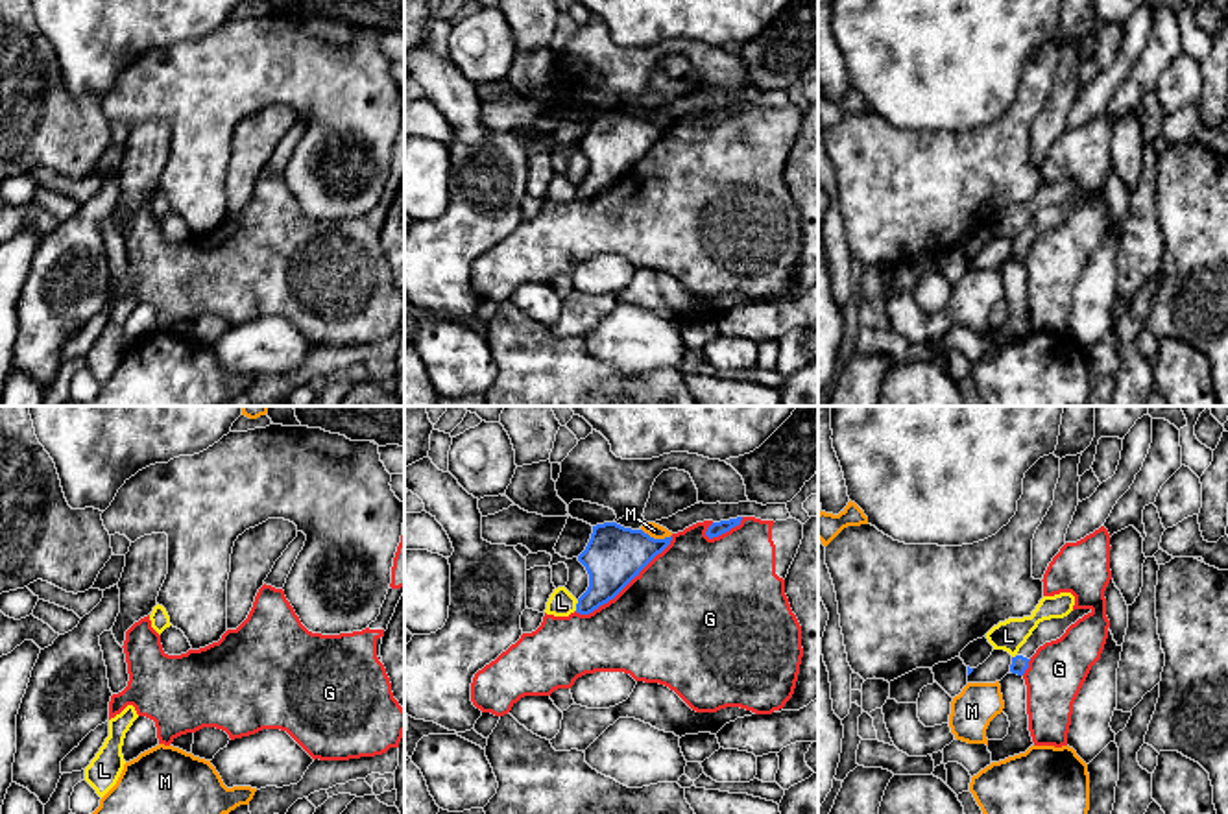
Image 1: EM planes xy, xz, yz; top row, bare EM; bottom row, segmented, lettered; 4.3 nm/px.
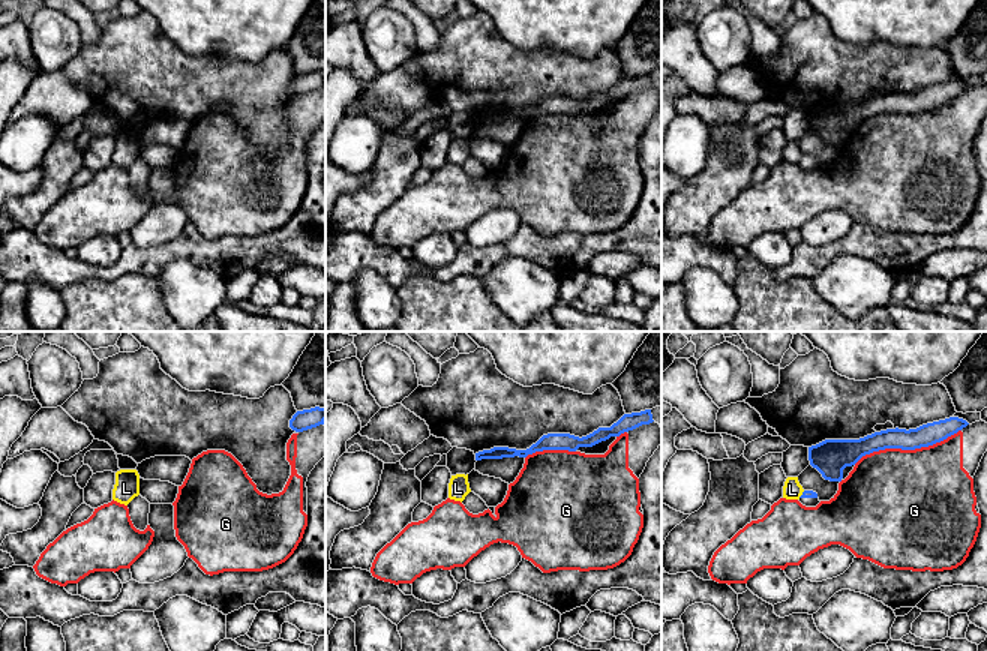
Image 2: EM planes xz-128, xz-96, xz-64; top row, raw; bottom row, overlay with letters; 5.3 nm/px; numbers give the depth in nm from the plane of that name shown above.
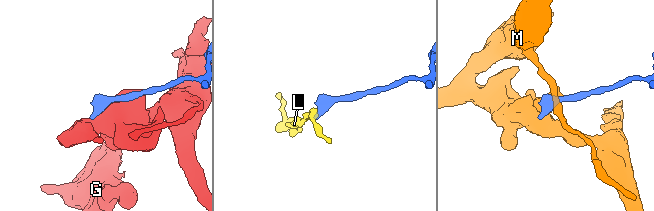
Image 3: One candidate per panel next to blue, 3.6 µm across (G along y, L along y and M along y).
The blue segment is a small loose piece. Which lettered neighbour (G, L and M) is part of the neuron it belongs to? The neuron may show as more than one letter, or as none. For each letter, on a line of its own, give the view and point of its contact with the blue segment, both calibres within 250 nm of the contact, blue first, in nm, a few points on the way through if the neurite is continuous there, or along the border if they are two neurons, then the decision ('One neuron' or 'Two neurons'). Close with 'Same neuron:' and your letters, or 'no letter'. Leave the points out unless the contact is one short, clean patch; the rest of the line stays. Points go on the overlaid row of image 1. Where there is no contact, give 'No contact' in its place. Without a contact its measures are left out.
G: Touches blue at xz (625, 586). Thickness 260 nm (blue) against 500 nm. Two neurons
L: Touches blue at xz (577, 606). Thickness 240 nm (blue) against 110 nm. Boundary: xz (578, 600), (575, 610). Two neurons
M: Touches blue at xz (656, 539). Thickness 260 nm (blue) against 70 nm. Boundary: xz (641, 528), (654, 538), (671, 536). Two neurons
Same neuron: no letter

